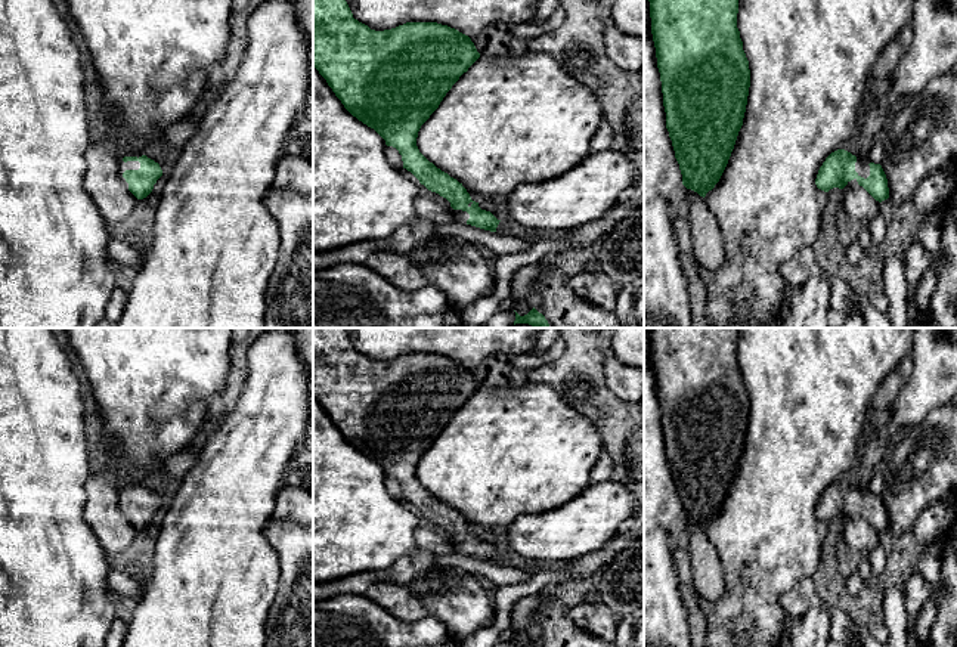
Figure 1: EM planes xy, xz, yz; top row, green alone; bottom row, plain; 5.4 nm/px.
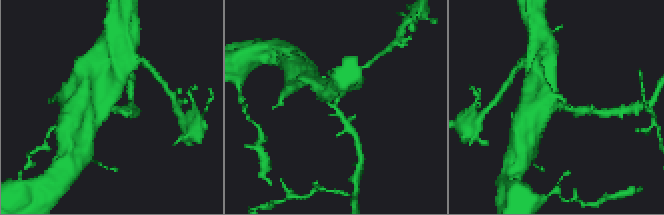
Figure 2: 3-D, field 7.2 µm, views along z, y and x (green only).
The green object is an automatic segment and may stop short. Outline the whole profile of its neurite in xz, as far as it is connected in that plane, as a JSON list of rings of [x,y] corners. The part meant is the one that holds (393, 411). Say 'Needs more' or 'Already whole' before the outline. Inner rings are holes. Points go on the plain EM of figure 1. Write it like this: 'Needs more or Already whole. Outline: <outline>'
Needs more. Outline: [[[313,328],[313,397],[344,439],[399,482],[403,499],[428,521],[450,533],[453,552],[496,563],[501,551],[481,541],[456,510],[437,499],[418,480],[421,456],[439,439],[459,408],[480,388],[471,369],[437,353],[406,353],[375,362],[353,349],[346,328]]]

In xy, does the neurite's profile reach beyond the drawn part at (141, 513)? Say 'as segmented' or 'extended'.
extended

